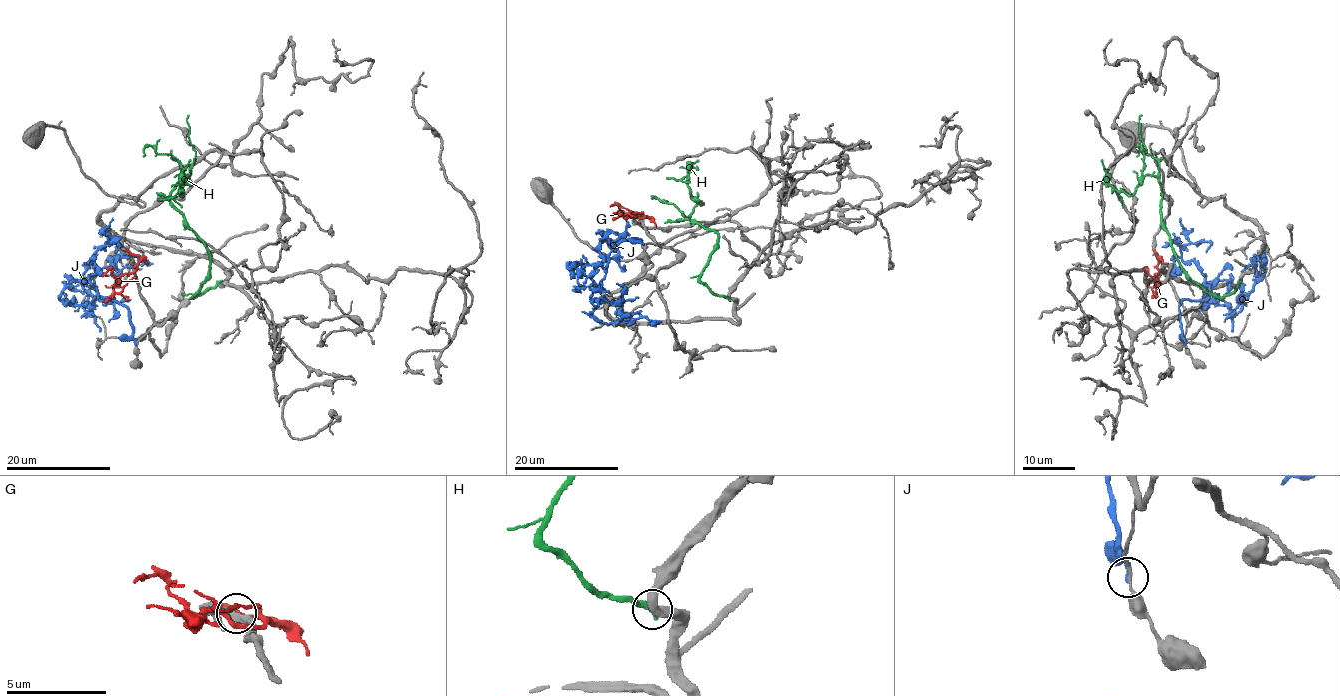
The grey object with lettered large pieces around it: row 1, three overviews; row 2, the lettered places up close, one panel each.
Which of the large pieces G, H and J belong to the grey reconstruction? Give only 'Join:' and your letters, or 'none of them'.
Join: none of them

